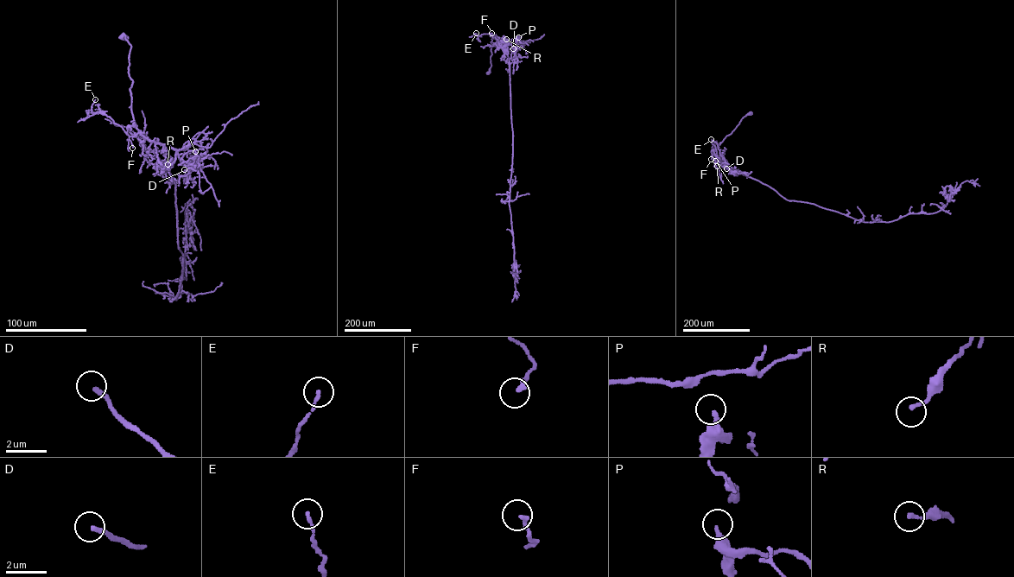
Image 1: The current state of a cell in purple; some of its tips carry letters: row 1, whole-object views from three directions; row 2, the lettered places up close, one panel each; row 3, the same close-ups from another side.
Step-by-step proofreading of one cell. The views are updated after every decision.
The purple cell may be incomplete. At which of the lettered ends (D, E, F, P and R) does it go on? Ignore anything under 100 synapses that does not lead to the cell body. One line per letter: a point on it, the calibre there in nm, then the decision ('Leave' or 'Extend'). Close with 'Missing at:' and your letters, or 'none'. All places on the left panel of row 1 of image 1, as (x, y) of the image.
D: Place: (184, 169). Thickness 240 nm. Leave
E: Place: (95, 99). Thickness 160 nm. Leave
F: Place: (132, 148). Thickness 200 nm. Leave
P: Place: (195, 151). Thickness 260 nm. Leave
R: Place: (167, 164). Thickness 170 nm. Leave
Missing at: none

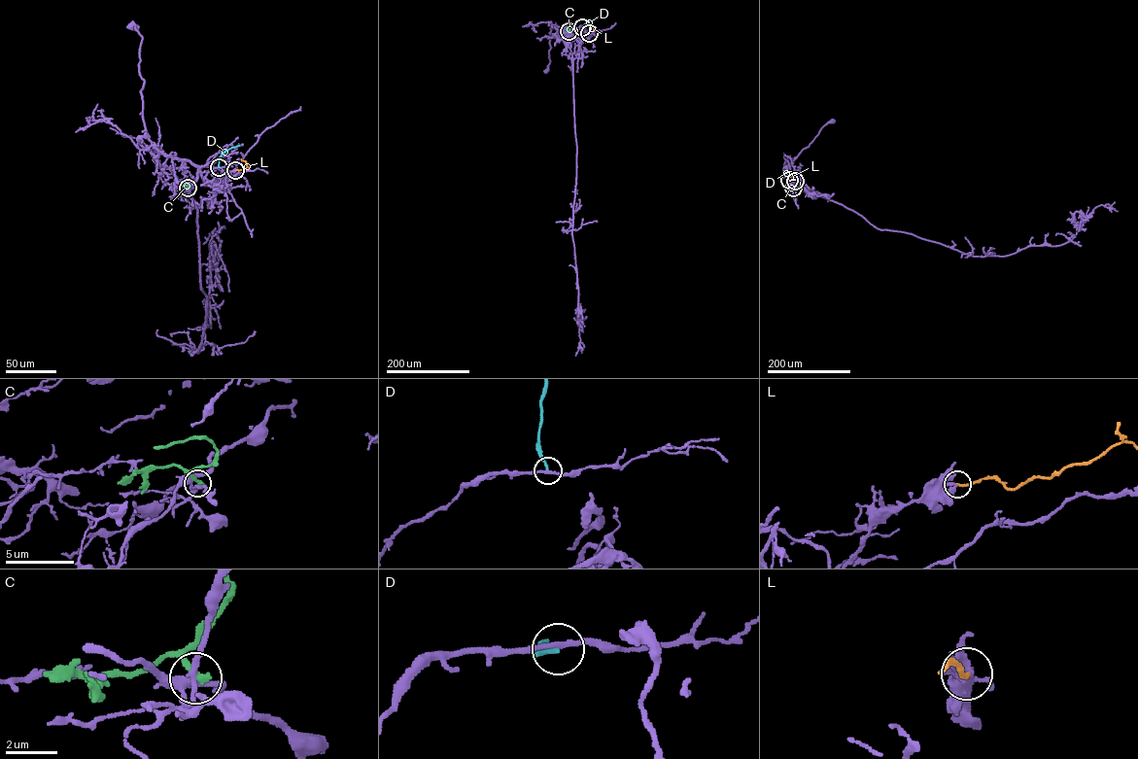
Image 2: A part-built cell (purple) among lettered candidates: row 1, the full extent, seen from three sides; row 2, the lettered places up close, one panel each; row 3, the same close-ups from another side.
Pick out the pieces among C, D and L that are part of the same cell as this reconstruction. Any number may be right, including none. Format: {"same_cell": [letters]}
{"same_cell": ["L"]}

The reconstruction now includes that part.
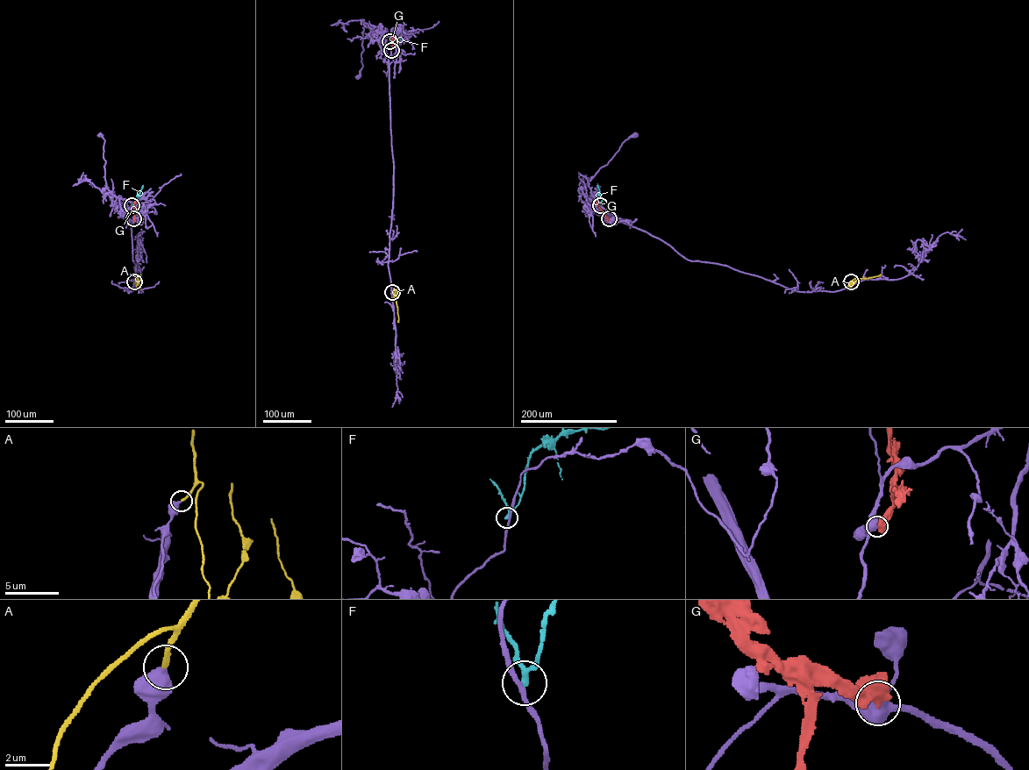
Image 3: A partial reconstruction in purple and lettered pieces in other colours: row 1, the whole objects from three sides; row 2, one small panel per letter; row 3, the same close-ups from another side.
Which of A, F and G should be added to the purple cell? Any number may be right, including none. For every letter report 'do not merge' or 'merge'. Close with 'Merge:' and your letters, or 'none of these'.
A: merge
F: do not merge
G: do not merge
Merge: A

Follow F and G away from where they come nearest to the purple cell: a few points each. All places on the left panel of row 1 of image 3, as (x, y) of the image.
F: (132, 205), (139, 197), (143, 185)
G: (133, 218), (136, 200)

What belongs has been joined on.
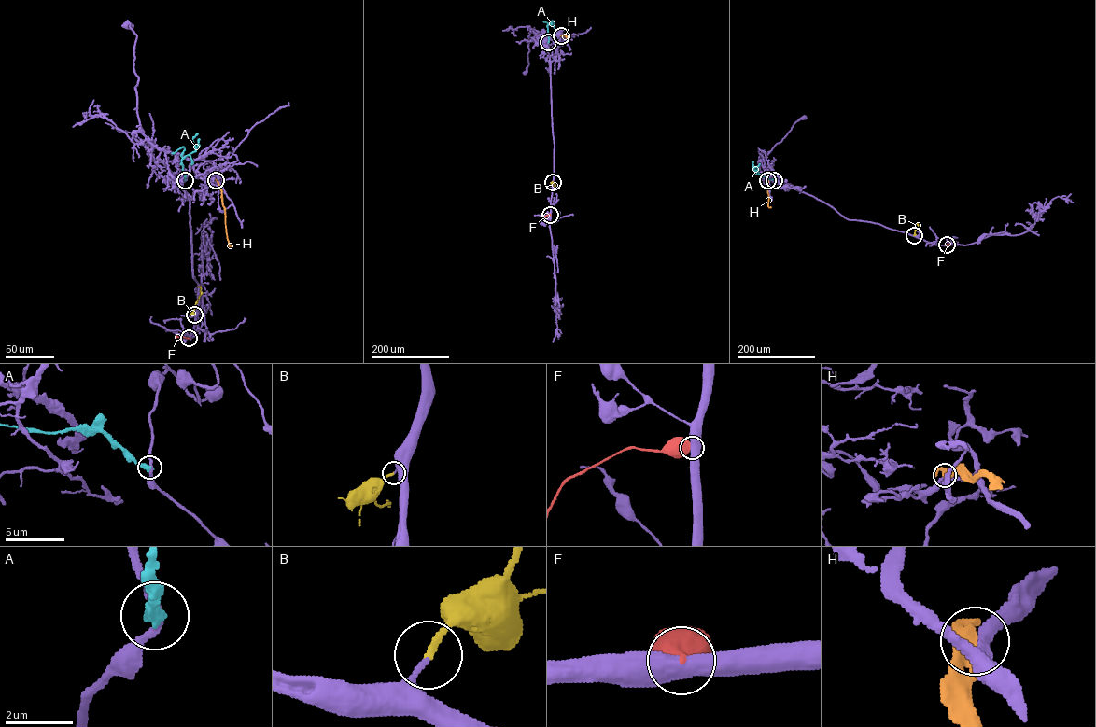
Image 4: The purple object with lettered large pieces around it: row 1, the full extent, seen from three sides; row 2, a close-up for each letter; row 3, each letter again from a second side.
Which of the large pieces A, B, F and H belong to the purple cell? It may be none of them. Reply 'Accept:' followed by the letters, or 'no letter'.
Accept: B

